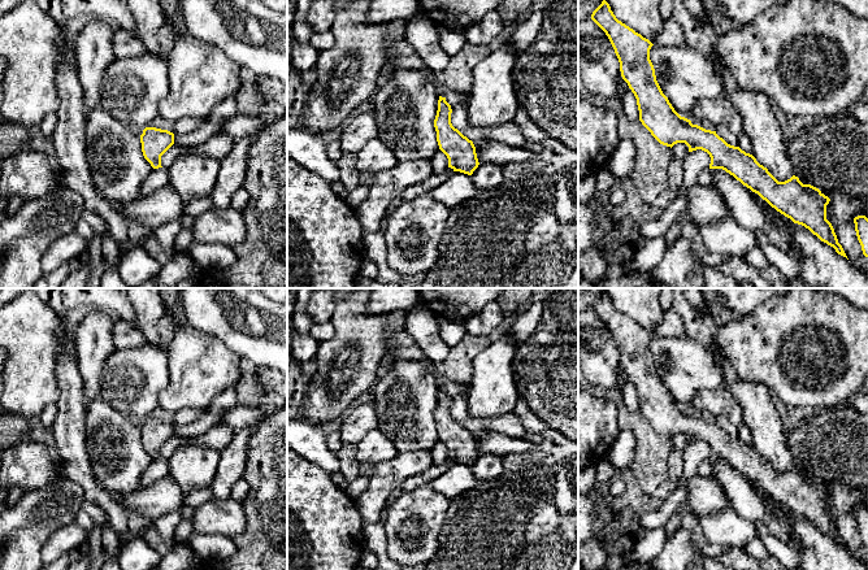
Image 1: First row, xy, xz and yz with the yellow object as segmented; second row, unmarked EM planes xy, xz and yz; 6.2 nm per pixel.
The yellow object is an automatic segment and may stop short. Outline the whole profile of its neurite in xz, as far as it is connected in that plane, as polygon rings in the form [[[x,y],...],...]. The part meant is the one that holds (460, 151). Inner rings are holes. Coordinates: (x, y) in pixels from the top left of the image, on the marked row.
[[[439,96],[438,110],[434,119],[439,149],[448,158],[448,167],[472,175],[479,162],[472,140],[464,136],[451,123],[451,105],[446,97]]]

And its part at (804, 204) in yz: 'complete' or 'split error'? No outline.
complete

